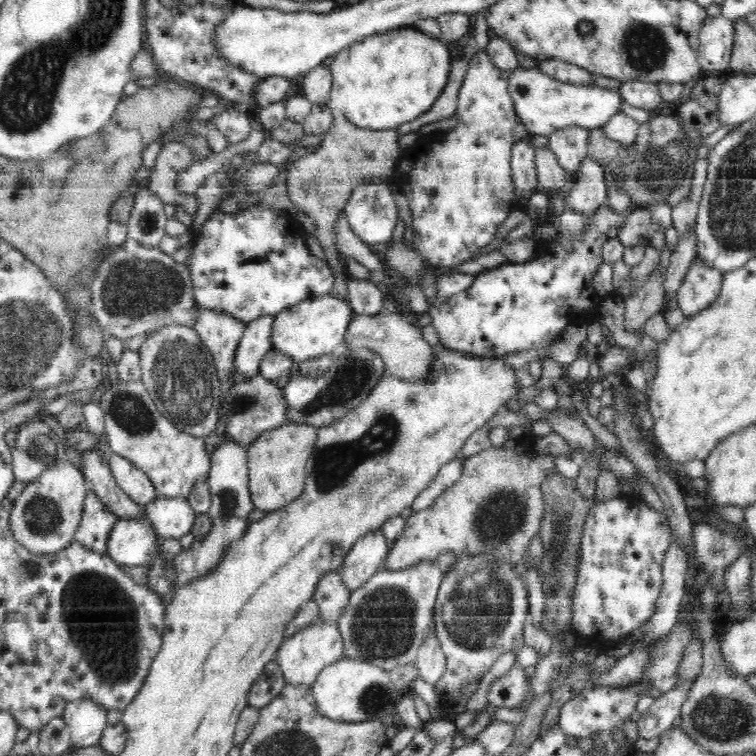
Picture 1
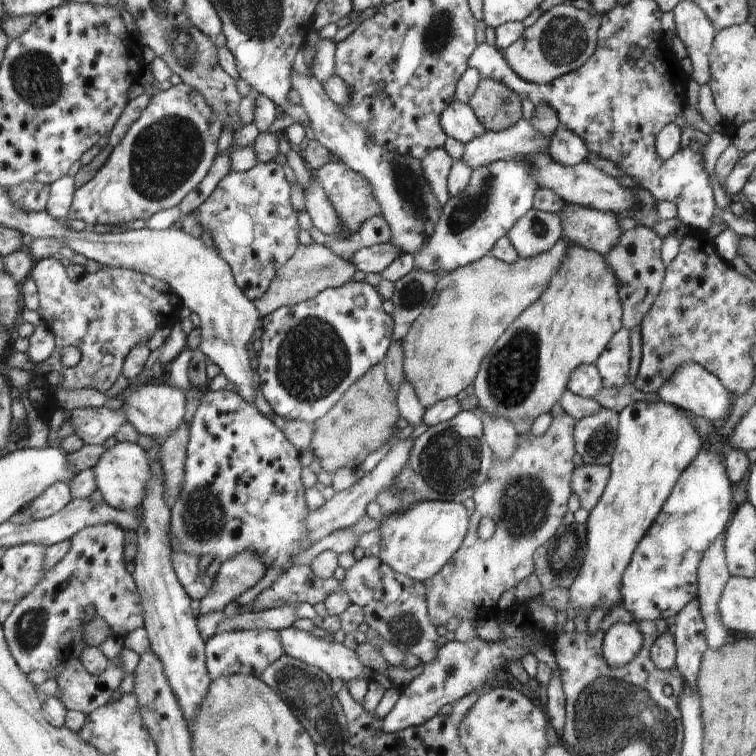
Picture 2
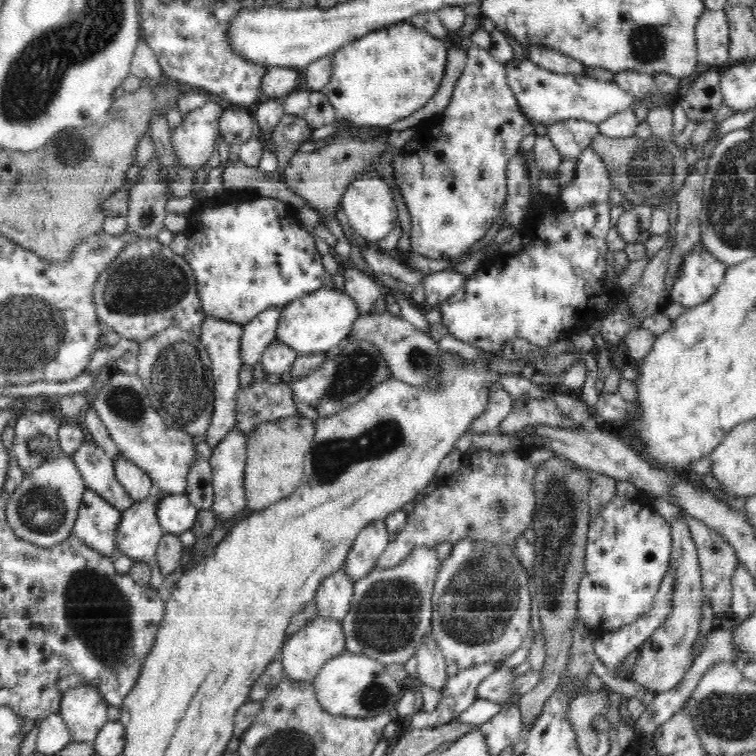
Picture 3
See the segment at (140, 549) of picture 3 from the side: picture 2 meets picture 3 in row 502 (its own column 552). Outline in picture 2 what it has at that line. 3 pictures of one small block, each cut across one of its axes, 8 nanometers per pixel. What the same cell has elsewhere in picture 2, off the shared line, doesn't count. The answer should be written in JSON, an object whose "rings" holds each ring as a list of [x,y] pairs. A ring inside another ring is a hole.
{"rings":[[[562,124],[550,137],[546,149],[556,162],[568,166],[574,166],[589,156],[584,141]]]}

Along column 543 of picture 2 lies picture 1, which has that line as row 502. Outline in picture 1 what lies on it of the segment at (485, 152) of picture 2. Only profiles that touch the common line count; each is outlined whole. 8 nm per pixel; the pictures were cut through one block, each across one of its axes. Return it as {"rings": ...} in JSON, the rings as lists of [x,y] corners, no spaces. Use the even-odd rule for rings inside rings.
{"rings":[[[110,452],[109,465],[114,481],[128,499],[145,505],[159,498],[149,476],[131,460]]]}

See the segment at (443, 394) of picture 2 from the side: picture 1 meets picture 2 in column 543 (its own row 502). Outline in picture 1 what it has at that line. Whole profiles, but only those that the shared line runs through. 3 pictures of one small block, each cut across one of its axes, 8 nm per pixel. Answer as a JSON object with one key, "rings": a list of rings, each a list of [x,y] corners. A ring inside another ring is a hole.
{"rings":[[[286,423],[279,428],[260,434],[246,447],[249,489],[258,510],[276,513],[298,500],[305,492],[307,463],[314,449],[318,431],[309,425]]]}

